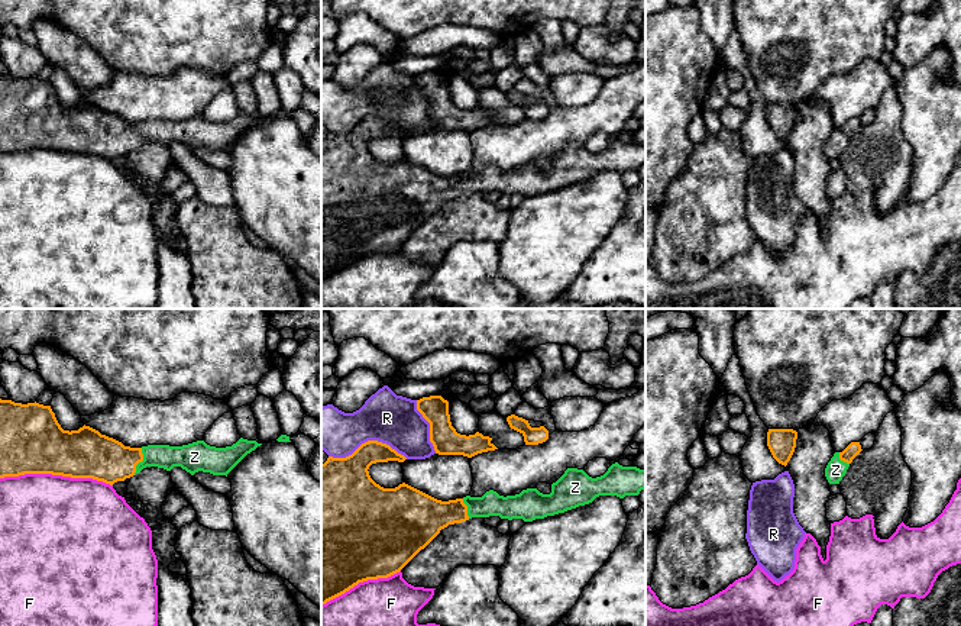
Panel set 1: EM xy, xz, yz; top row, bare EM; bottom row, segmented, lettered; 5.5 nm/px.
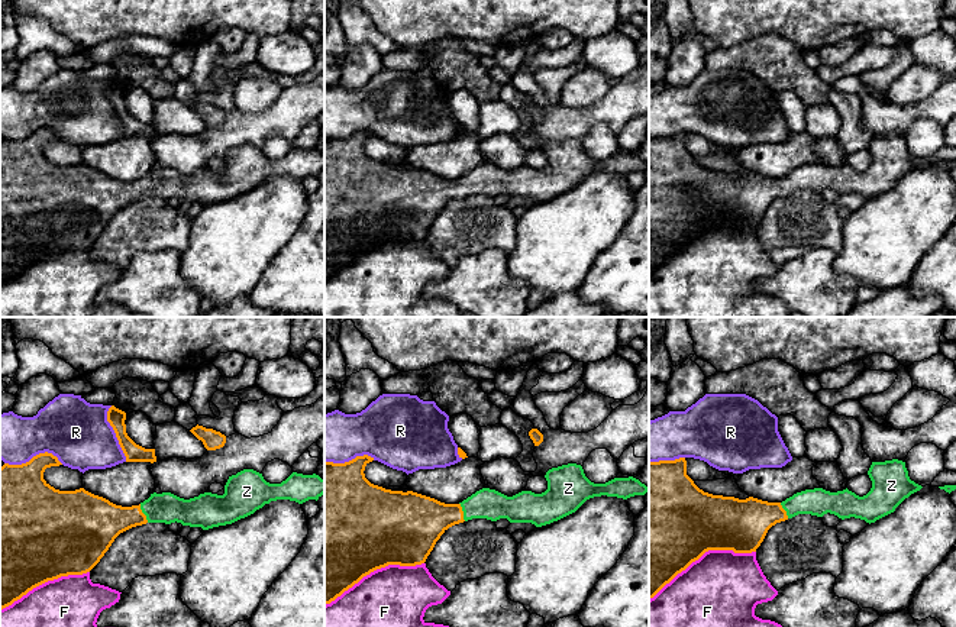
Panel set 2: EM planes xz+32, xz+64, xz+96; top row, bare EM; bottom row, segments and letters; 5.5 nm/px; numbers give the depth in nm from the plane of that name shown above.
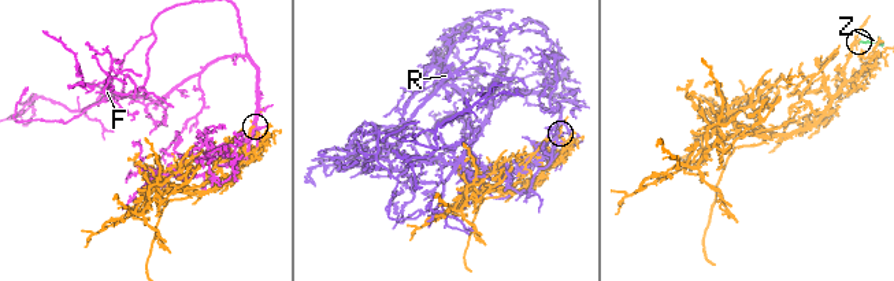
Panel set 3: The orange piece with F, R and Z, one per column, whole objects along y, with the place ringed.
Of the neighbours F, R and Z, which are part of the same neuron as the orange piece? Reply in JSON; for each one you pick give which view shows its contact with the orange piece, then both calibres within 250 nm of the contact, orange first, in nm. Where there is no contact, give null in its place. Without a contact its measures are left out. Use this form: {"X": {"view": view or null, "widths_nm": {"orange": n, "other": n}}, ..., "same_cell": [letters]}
{"Z": {"view": "xy", "widths_nm": {"orange": 260, "other": 130}}, "same_cell": ["Z"]}

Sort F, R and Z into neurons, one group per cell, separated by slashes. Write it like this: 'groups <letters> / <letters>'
groups F / R / Z

